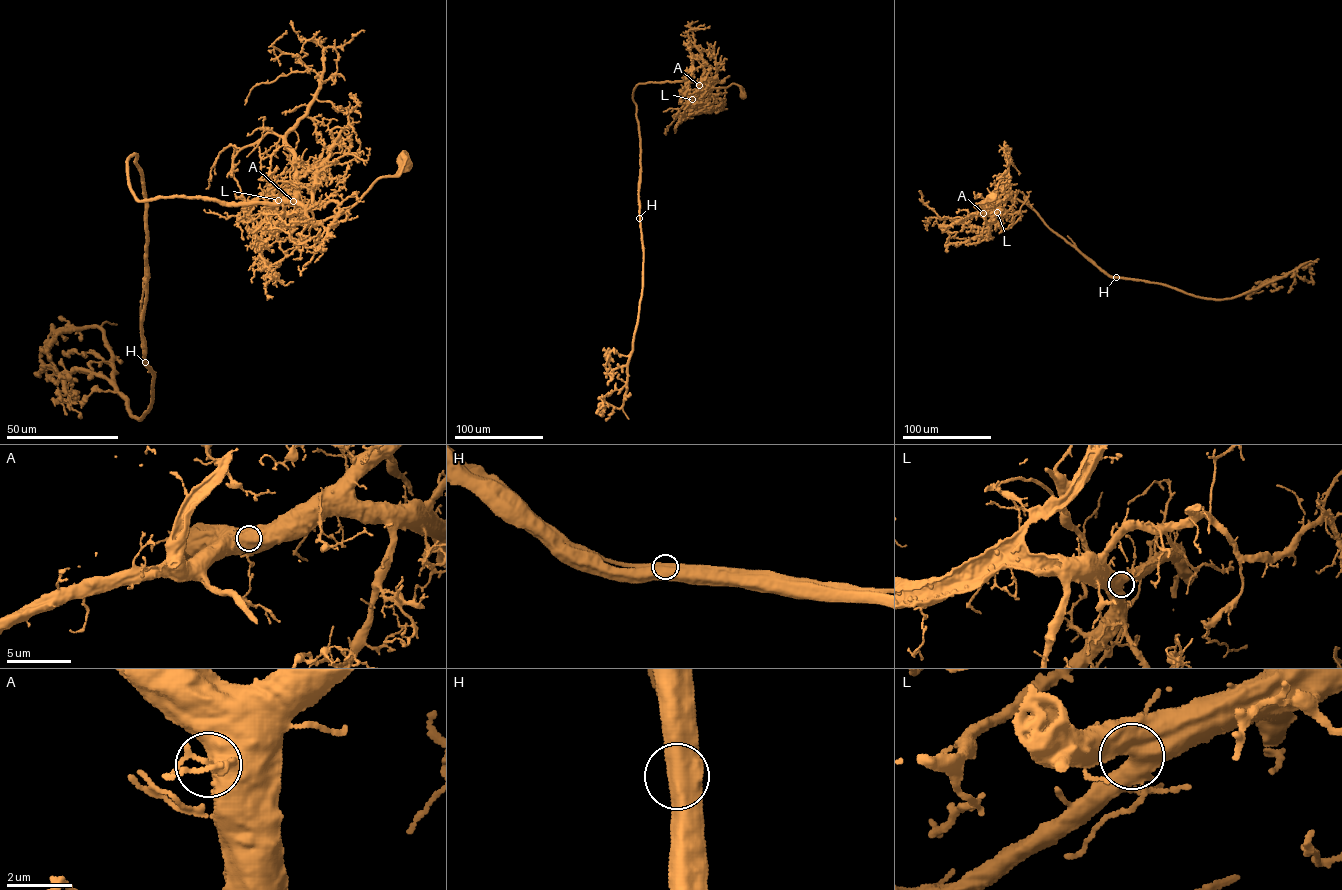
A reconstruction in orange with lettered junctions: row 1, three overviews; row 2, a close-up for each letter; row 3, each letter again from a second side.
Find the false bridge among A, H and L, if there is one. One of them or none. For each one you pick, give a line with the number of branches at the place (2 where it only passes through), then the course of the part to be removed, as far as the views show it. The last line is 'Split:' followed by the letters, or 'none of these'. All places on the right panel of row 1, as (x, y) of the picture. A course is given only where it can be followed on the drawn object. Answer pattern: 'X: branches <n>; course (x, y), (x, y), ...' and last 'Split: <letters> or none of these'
H: branches 1; course (1116, 277), (1109, 275), (1083, 254), (1067, 235)
Split: H

